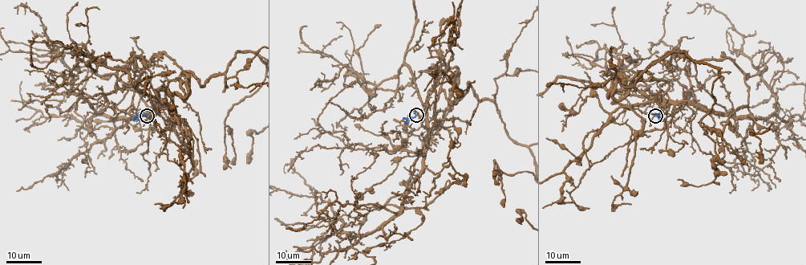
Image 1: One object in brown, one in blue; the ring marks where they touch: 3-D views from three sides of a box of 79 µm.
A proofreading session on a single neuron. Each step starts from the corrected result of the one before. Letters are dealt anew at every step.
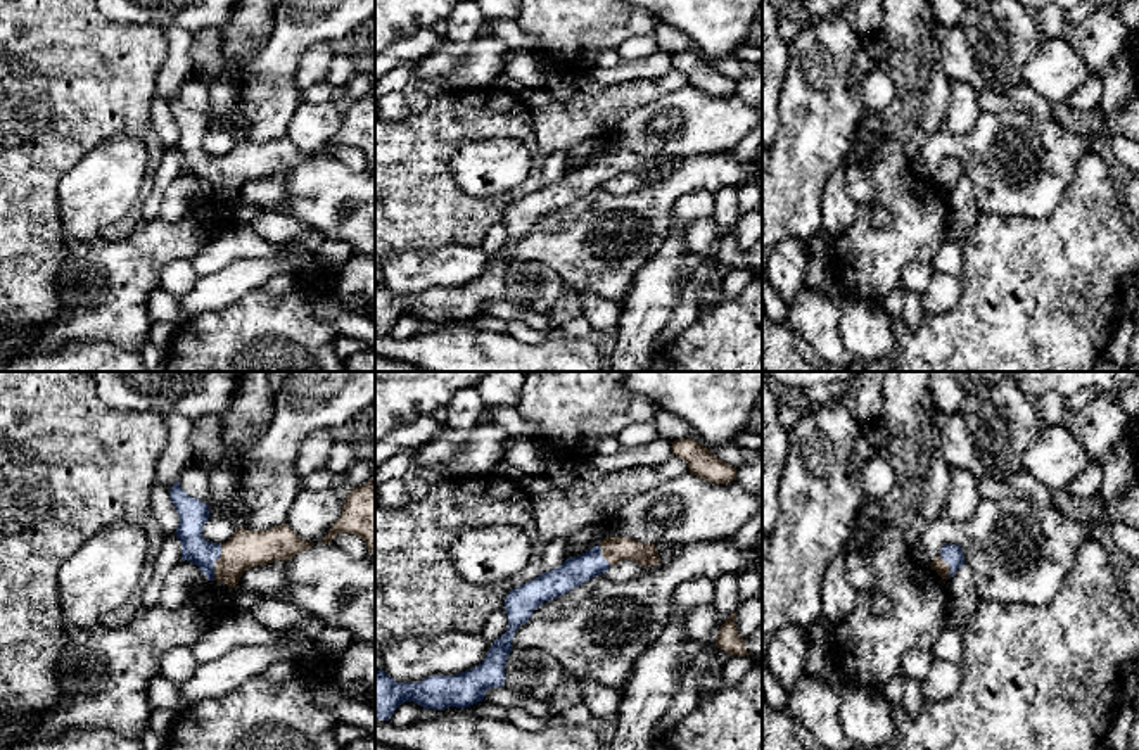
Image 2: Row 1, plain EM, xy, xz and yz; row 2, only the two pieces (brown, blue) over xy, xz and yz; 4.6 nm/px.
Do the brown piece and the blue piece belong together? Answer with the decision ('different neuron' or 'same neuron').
same neuron

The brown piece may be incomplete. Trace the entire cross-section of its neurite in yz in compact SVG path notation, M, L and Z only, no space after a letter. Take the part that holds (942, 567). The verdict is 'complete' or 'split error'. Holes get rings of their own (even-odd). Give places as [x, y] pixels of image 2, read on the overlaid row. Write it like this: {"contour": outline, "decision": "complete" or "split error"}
{"contour": "M944 544L939 556L930 563L942 579L951 579L954 572L964 567L963 550L958 544Z", "decision": "split error"}

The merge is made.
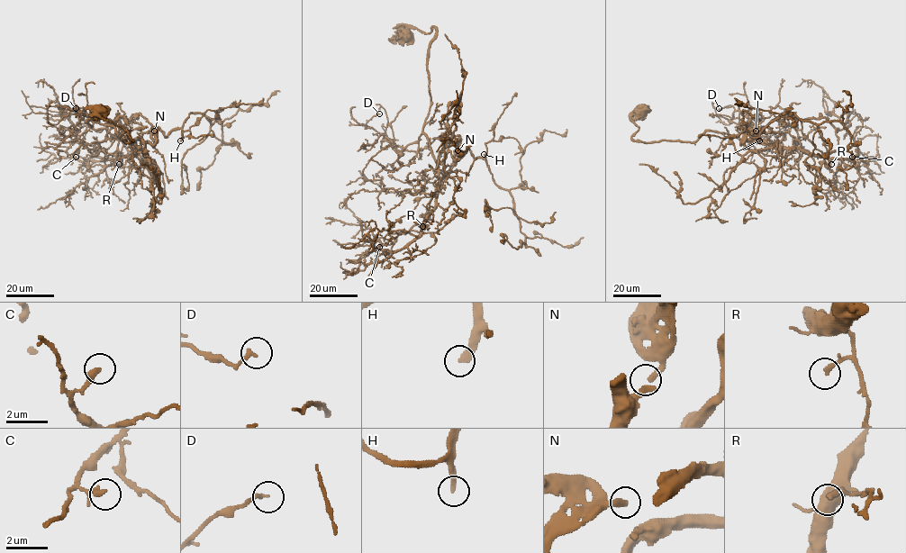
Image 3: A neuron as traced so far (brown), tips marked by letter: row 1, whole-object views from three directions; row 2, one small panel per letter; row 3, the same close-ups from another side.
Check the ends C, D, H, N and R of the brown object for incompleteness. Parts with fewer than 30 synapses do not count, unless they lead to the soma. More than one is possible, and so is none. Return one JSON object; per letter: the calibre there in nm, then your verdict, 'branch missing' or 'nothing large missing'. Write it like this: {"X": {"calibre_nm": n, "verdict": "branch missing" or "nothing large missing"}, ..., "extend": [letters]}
{"C": {"calibre_nm": 300, "verdict": "nothing large missing"}, "D": {"calibre_nm": 180, "verdict": "nothing large missing"}, "H": {"calibre_nm": 320, "verdict": "branch missing"}, "N": {"calibre_nm": 200, "verdict": "nothing large missing"}, "R": {"calibre_nm": 220, "verdict": "nothing large missing"}, "extend": ["H"]}

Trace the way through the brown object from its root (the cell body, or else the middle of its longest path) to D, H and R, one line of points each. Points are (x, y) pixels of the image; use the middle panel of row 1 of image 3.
D: (404, 33), (410, 28), (436, 31), (427, 58), (429, 113), (420, 139), (404, 147), (366, 124), (379, 113)
H: (404, 33), (436, 31), (423, 133), (437, 176), (467, 147), (475, 158), (484, 154)
R: (404, 33), (410, 28), (436, 31), (427, 58), (430, 106), (423, 133), (436, 164), (439, 193), (422, 226)

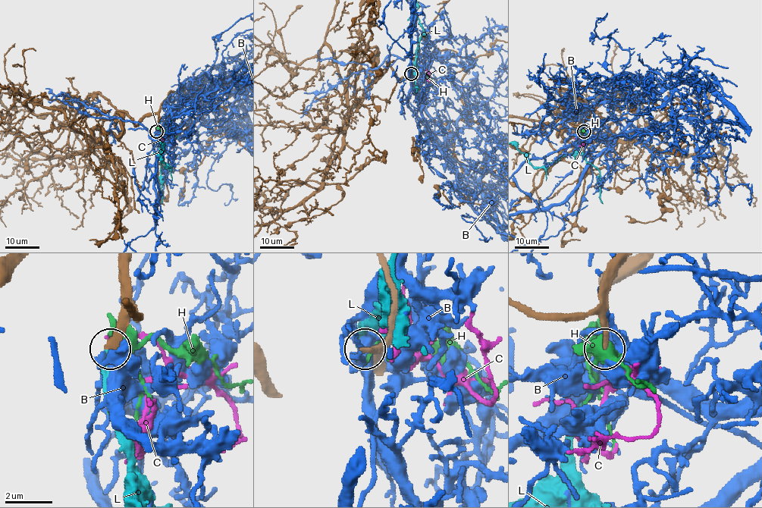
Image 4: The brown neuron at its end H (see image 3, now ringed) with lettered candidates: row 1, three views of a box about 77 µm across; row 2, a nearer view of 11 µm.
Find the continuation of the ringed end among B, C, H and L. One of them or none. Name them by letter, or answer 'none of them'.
L

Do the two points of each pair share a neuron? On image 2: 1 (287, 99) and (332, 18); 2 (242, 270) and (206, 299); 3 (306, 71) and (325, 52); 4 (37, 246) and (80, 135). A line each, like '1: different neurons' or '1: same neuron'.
1: same neuron
2: same neuron
3: same neuron
4: same neuron

